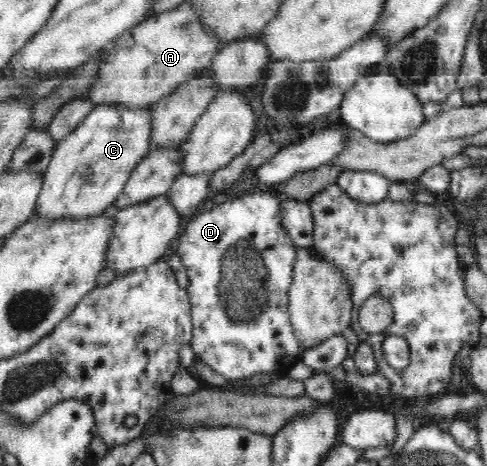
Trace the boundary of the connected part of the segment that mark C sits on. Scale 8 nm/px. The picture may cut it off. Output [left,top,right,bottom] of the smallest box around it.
[33,106,153,222]

